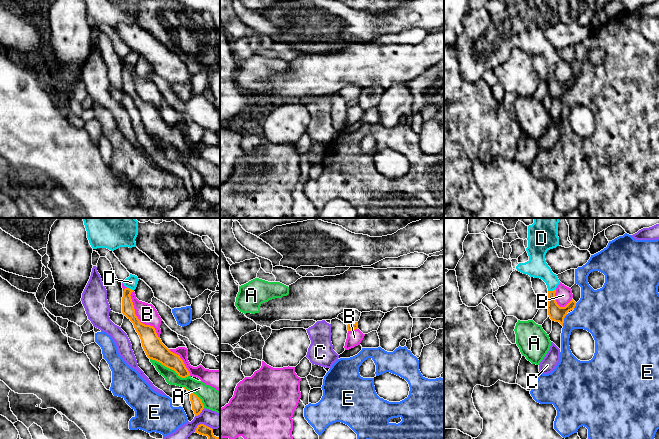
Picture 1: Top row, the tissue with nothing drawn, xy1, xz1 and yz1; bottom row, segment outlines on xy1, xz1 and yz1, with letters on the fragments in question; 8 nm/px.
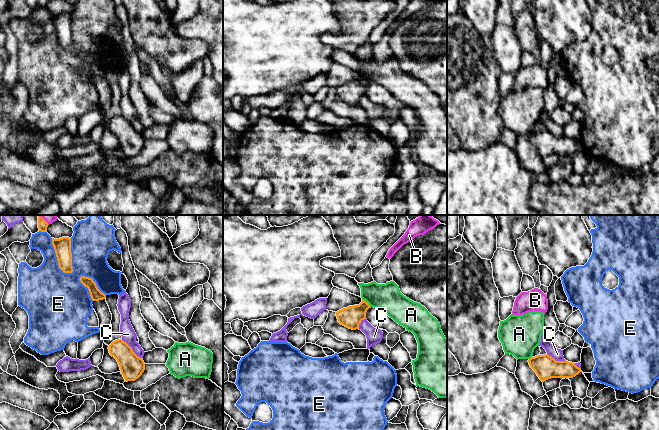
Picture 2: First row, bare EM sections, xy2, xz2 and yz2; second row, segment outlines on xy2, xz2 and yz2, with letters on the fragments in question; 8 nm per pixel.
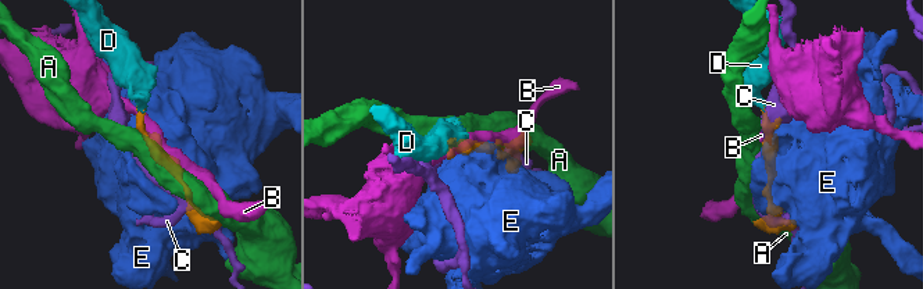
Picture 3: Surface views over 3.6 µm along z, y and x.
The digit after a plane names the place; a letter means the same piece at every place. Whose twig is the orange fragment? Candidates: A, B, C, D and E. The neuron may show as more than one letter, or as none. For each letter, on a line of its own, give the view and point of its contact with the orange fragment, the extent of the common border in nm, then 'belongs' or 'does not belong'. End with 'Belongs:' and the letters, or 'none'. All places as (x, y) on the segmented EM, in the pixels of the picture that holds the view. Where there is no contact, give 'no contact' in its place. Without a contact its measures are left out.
A: meets orange in xy1 at (170, 368); contact 360 nm long; does not belong
B: meets orange in xy1 at (137, 317); contact 440 nm long; does not belong
C: meets orange in xy2 at (131, 349); contact 220 nm long; does not belong
D: meets orange in yz1 at (551, 291); contact 70 nm long; belongs
E: meets orange in xy2 at (57, 259); contact 340 nm long; does not belong
Belongs: D

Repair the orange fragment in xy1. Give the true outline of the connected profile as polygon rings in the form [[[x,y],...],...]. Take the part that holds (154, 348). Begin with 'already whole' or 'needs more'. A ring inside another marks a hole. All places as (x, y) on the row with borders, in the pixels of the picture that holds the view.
needs more; [[[130,274],[130,276],[122,282],[126,287],[122,297],[123,315],[133,323],[134,328],[141,339],[142,347],[149,359],[155,360],[165,367],[174,370],[181,378],[190,376],[183,360],[179,355],[171,352],[170,349],[162,343],[155,328],[141,323],[136,316],[130,295],[136,289],[138,281],[139,279],[137,276]]]

